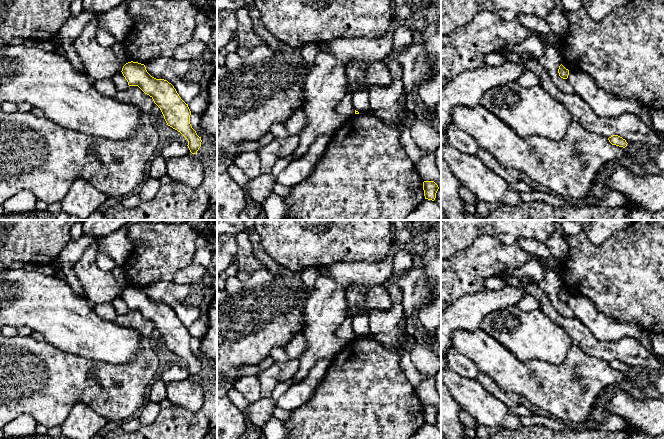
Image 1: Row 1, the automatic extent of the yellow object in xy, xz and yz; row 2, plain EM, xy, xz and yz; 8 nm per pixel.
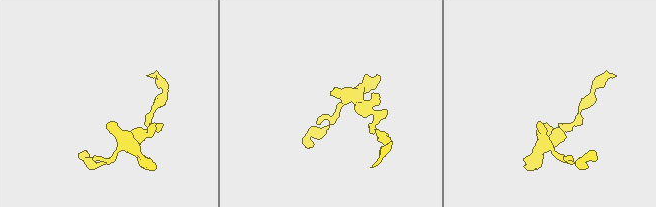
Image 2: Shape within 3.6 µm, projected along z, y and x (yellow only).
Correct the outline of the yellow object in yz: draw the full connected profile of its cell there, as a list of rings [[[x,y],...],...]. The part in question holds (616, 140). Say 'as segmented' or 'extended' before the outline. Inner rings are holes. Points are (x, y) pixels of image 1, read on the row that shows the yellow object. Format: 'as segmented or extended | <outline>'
as segmented | [[[613,135],[609,137],[608,140],[612,145],[616,145],[623,148],[625,148],[628,144],[625,139],[623,139],[622,137],[618,135]]]

